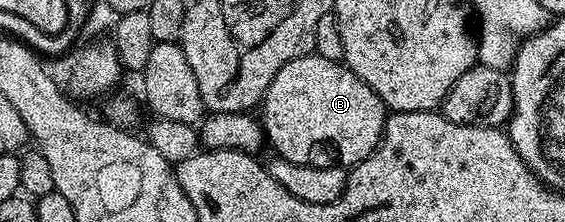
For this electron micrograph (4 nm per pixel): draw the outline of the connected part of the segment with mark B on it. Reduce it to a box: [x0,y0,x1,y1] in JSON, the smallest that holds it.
[260,52,388,168]

